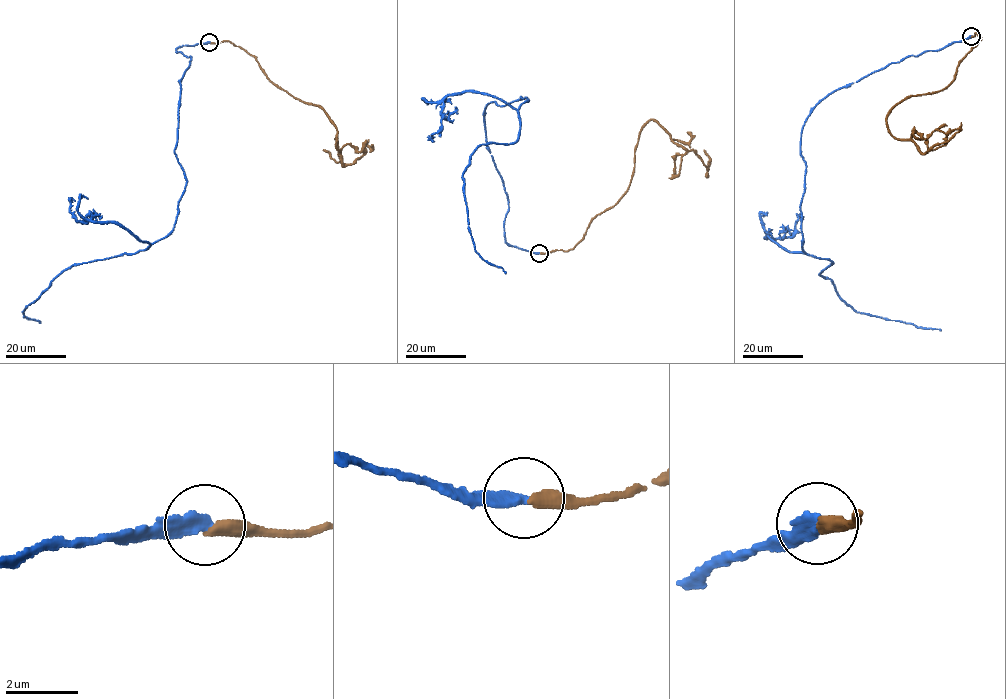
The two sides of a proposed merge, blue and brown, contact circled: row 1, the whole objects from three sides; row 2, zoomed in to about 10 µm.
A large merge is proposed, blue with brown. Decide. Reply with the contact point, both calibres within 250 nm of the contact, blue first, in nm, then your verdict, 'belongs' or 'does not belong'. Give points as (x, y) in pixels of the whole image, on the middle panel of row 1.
at (539, 253); 300 nm thick on the blue side, 400 nm on the other; does not belong

